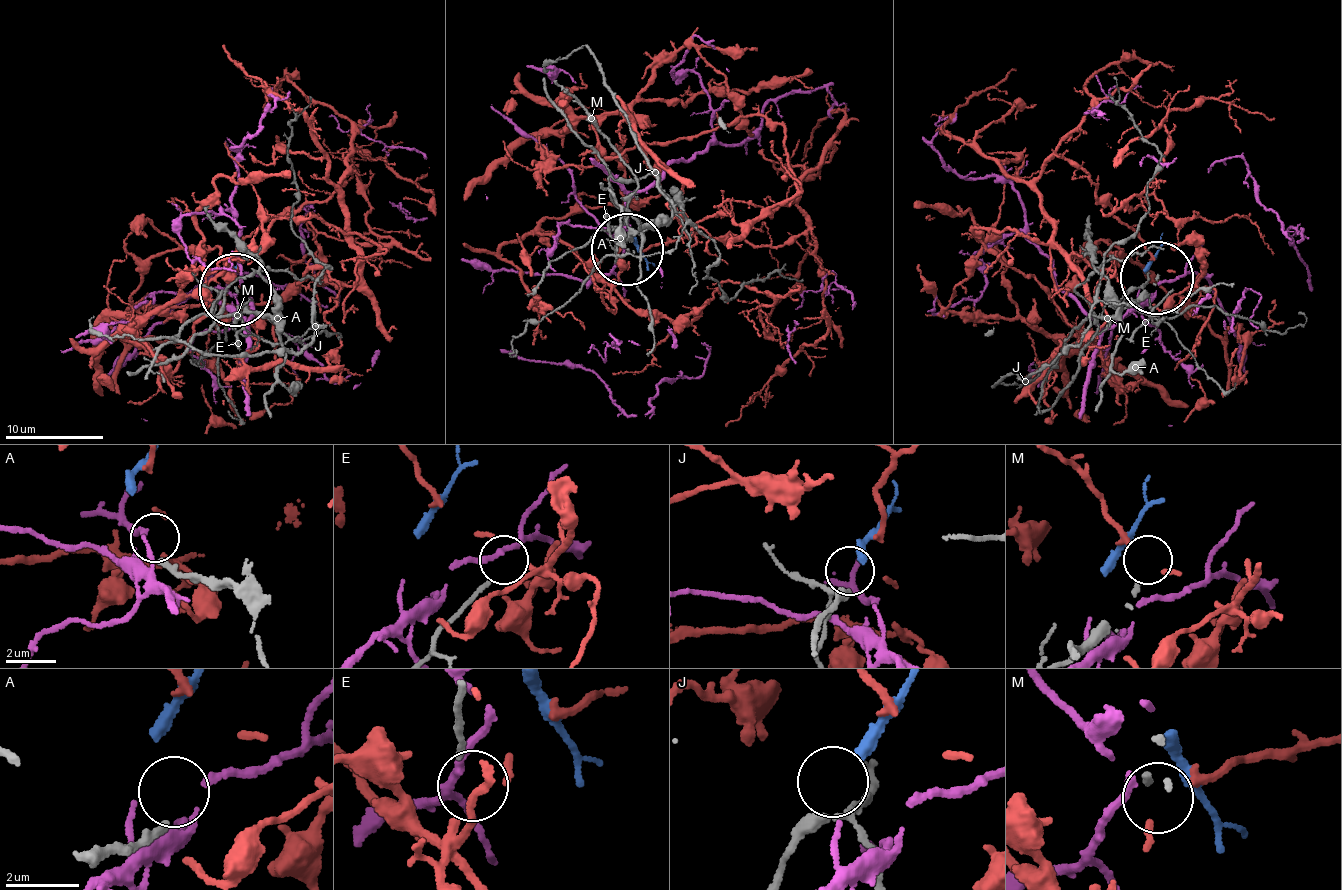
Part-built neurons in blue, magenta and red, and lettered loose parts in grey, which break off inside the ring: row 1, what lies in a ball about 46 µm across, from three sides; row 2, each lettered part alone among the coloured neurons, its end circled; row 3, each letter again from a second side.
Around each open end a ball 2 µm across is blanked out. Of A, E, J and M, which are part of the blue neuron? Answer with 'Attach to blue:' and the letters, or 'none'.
Attach to blue: J

